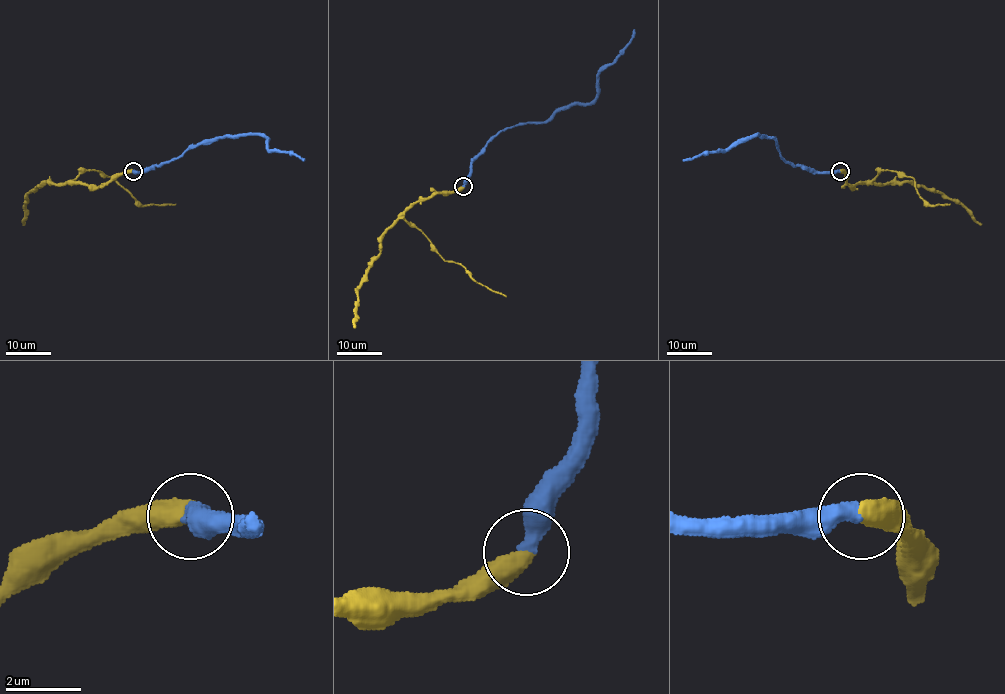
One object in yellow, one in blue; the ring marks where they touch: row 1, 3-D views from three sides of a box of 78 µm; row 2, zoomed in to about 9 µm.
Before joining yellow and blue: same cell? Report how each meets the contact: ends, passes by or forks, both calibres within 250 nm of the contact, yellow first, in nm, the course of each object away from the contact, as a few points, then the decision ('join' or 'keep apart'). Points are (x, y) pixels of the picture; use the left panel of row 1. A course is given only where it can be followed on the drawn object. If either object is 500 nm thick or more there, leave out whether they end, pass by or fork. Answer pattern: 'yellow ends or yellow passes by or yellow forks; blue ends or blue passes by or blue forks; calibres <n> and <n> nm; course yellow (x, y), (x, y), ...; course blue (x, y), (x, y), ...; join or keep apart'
calibres 550 and 480 nm; course yellow (133, 171), (115, 174), (97, 187), (73, 181), (81, 173), (98, 170), (114, 179), (141, 205), (175, 204); course blue (133, 171), (145, 172), (201, 144), (243, 135), (258, 135), (266, 139), (267, 147), (291, 152), (303, 161); join

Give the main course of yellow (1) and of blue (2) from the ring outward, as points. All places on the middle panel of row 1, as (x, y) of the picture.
1: (464, 186), (421, 198), (404, 217), (421, 231), (444, 260), (460, 264), (476, 282), (506, 296)
2: (464, 186), (471, 160), (501, 131), (589, 105), (596, 95), (598, 74), (634, 29)

